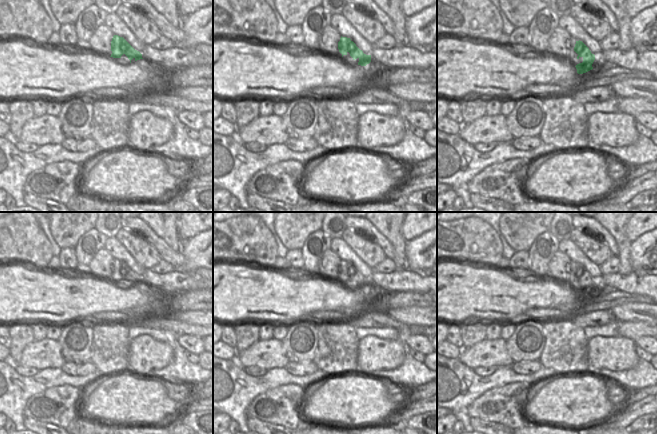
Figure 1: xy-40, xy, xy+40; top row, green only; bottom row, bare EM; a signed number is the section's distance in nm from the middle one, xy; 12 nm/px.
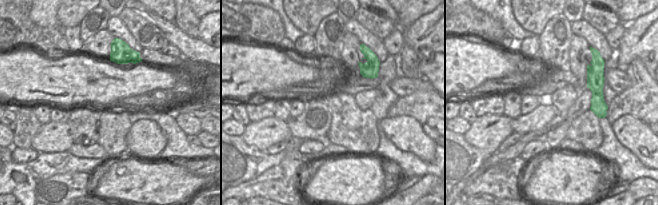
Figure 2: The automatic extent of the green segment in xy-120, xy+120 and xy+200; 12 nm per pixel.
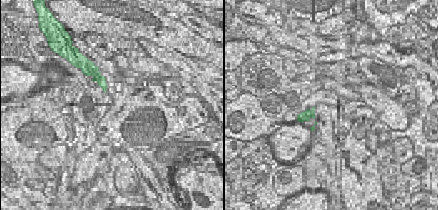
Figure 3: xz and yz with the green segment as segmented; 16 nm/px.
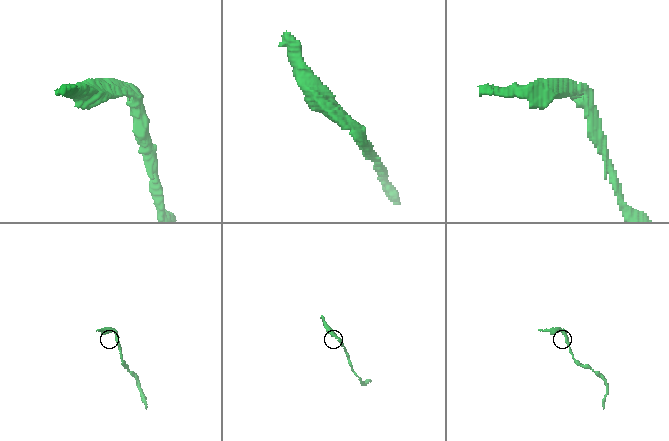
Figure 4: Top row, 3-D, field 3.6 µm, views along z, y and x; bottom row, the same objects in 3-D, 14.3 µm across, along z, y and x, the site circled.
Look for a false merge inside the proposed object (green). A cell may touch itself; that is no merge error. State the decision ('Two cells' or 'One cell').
One cell

